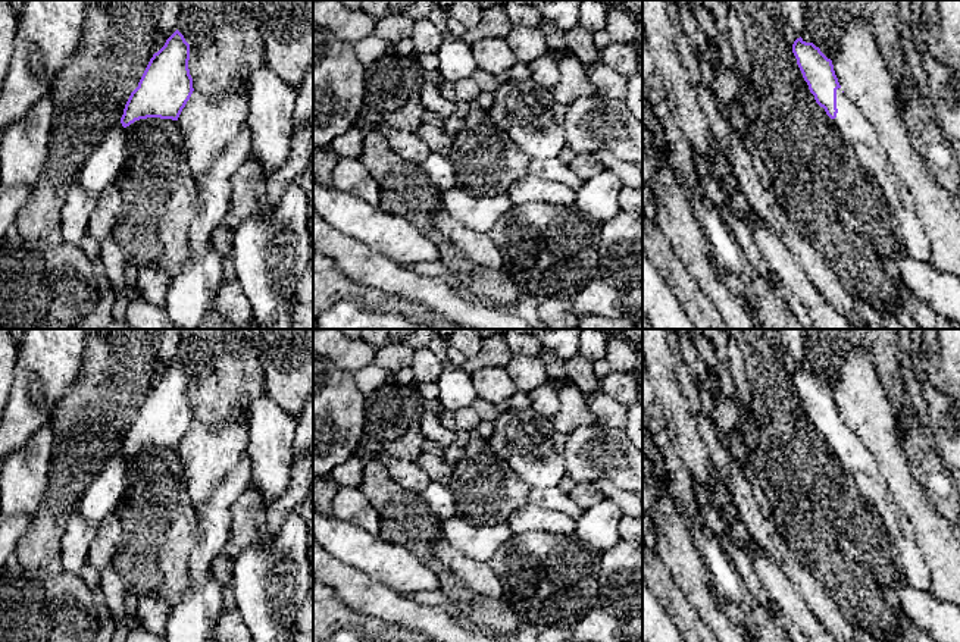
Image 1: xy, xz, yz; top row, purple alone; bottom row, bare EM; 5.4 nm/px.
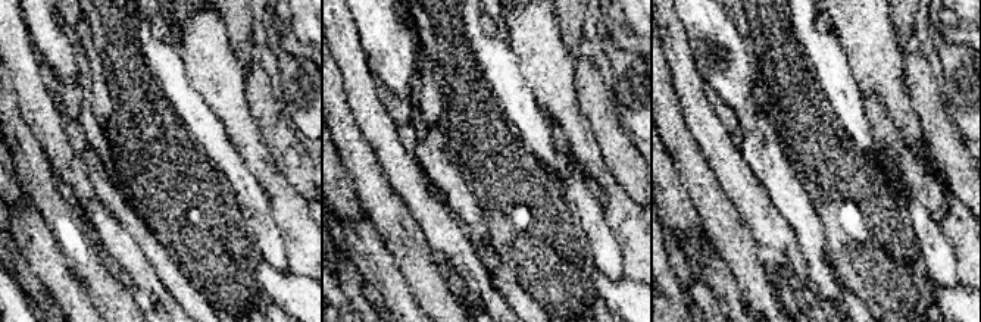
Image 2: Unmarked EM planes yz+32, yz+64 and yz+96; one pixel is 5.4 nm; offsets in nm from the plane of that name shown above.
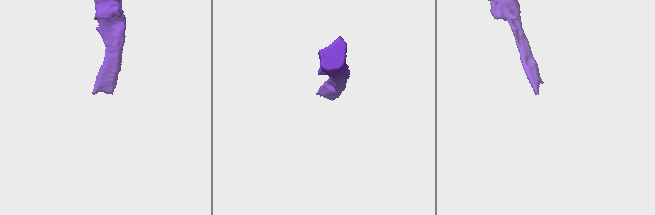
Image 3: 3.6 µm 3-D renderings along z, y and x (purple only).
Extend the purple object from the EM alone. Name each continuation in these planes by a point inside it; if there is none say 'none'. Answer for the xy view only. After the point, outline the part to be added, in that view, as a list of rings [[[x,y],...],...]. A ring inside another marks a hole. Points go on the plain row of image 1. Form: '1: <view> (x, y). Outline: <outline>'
1: xy (135, 453). Outline: [[[147,447],[147,448],[140,448],[131,452],[129,455],[125,457],[125,461],[129,458],[135,458],[141,452],[178,452],[178,450],[172,448],[160,448],[160,447]]]

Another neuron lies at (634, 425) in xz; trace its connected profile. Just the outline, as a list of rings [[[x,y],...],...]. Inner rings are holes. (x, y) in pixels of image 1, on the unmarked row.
[[[642,401],[628,407],[628,420],[623,429],[631,442],[642,450]]]

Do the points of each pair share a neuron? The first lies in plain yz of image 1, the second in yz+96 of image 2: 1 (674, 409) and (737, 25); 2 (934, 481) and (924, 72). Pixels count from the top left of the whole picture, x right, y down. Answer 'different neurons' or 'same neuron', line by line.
1: different neurons
2: same neuron

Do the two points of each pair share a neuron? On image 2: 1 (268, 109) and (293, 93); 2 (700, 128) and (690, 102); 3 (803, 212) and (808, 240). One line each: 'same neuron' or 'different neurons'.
1: different neurons
2: same neuron
3: same neuron

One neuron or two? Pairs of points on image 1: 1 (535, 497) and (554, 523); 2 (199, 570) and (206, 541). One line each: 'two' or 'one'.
1: two
2: one

